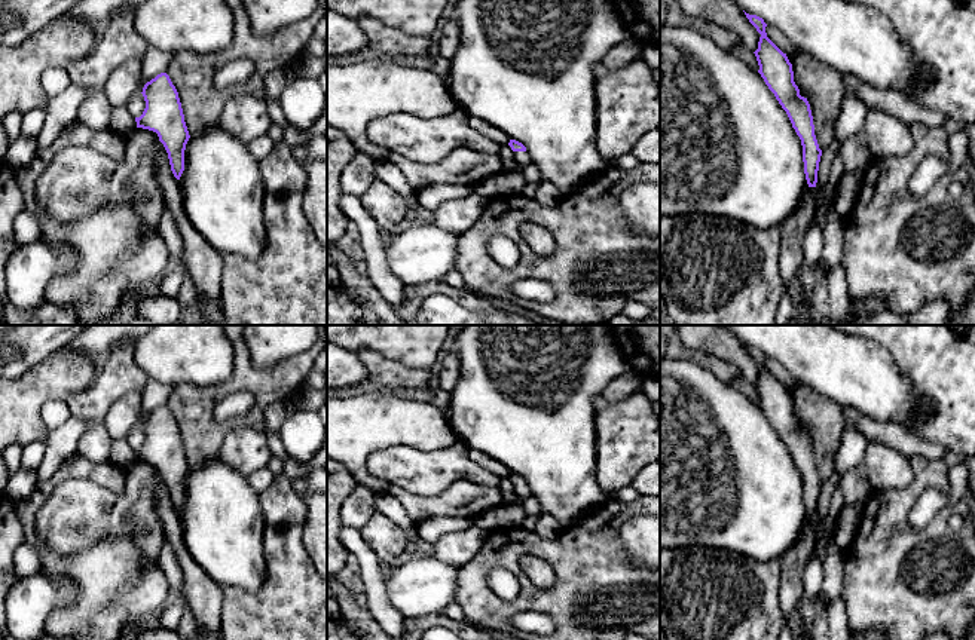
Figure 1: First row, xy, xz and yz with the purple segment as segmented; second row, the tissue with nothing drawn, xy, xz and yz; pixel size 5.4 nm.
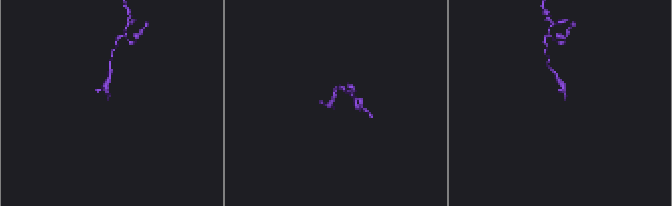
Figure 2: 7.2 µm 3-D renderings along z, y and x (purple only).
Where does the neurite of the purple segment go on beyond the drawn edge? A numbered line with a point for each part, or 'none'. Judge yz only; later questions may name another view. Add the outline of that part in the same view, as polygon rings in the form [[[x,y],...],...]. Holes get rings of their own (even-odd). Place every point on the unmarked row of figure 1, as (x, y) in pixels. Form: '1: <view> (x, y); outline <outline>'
1: yz (822, 541); outline [[[810,520],[810,524],[813,527],[813,533],[814,533],[814,538],[816,538],[816,529],[820,527],[822,529],[822,535],[820,538],[817,539],[817,554],[819,557],[822,558],[823,557],[823,551],[826,548],[826,541],[832,541],[832,535],[829,535],[826,530],[825,530],[825,520],[822,521],[817,521],[817,520]]]

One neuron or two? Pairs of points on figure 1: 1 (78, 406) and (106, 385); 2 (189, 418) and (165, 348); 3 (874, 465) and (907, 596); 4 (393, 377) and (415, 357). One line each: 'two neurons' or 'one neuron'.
1: one neuron
2: two neurons
3: two neurons
4: two neurons

